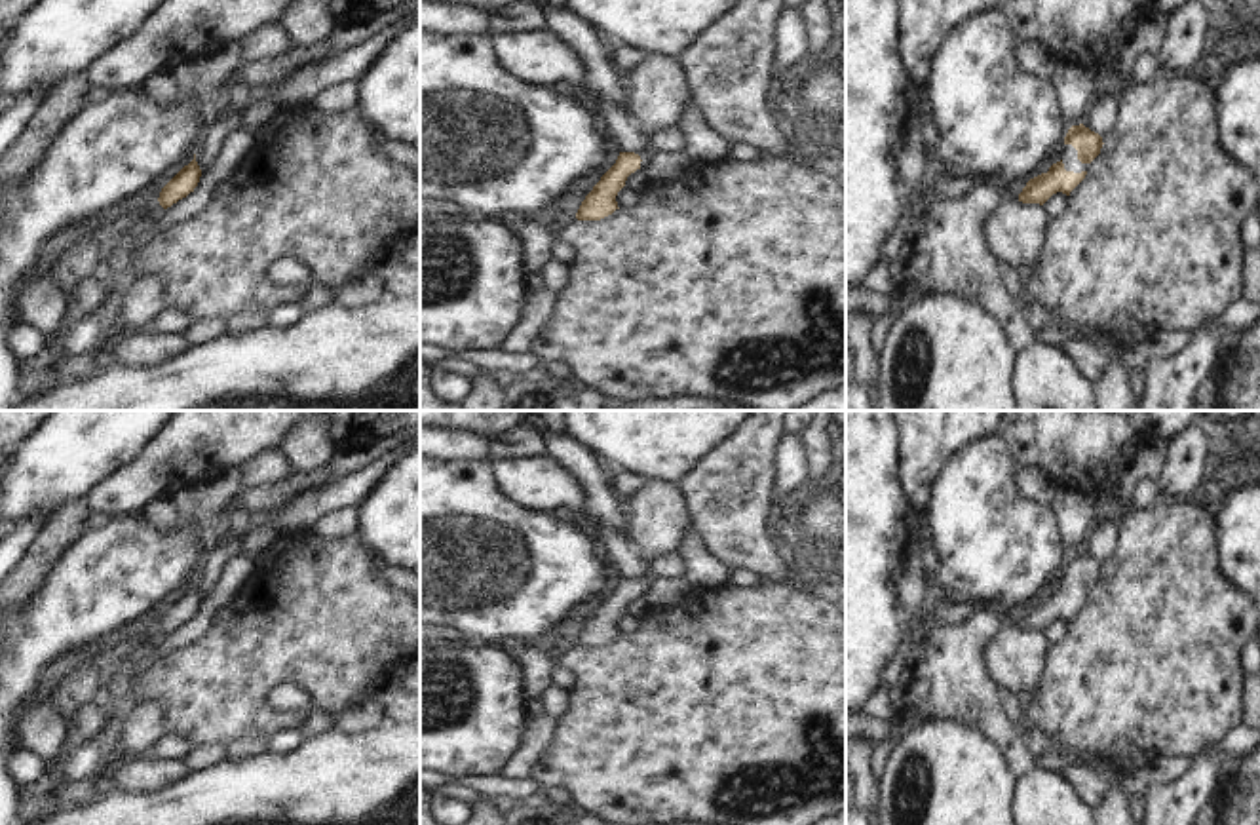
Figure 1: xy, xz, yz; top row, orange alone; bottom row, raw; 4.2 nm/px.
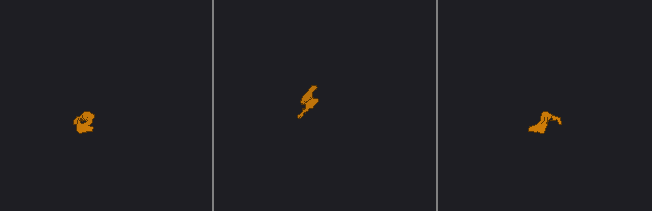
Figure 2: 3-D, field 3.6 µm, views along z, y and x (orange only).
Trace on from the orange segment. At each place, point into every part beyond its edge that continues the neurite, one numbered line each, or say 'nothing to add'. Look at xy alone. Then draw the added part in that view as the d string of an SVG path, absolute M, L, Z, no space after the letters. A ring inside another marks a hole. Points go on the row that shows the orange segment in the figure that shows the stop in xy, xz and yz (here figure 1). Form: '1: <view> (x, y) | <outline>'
nothing to add

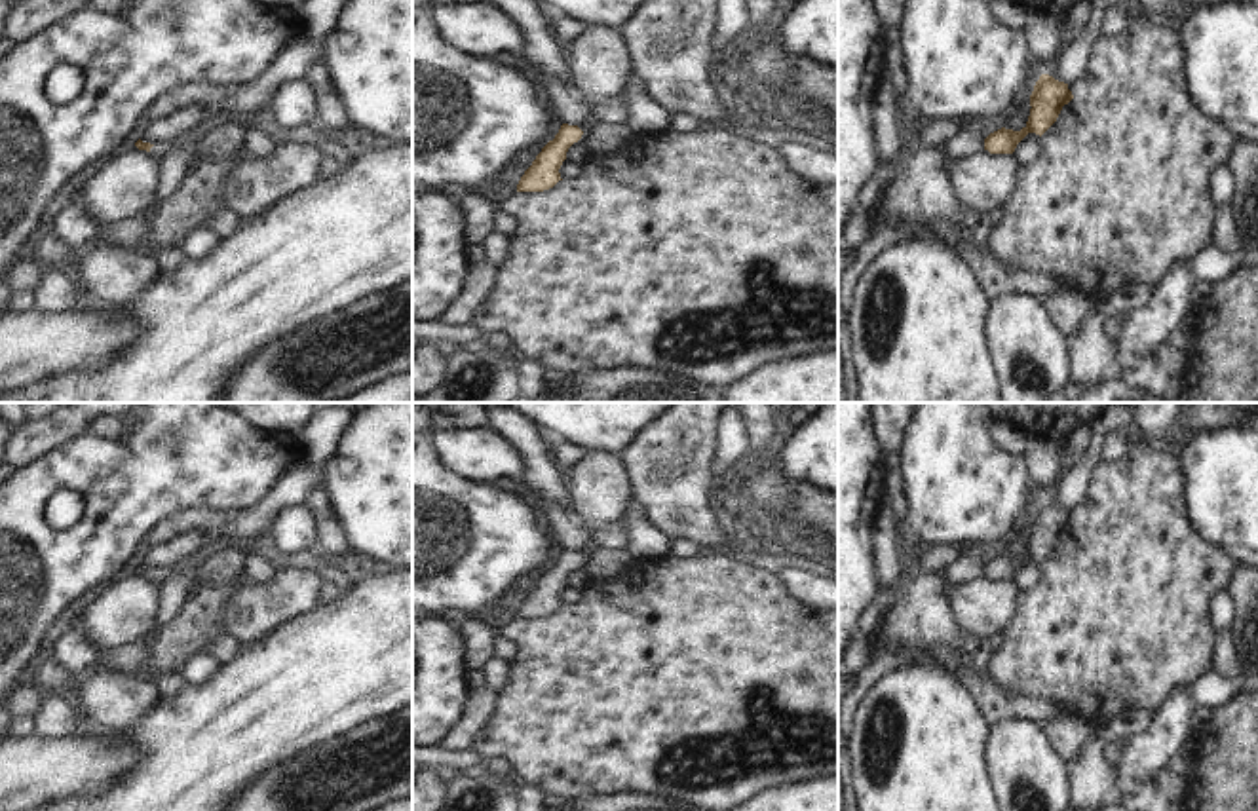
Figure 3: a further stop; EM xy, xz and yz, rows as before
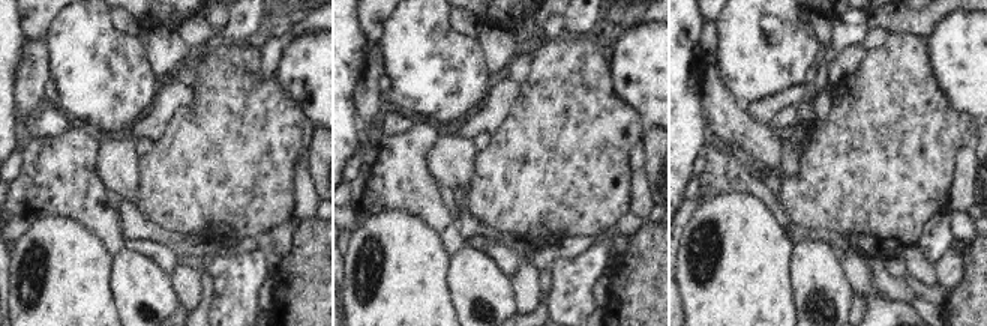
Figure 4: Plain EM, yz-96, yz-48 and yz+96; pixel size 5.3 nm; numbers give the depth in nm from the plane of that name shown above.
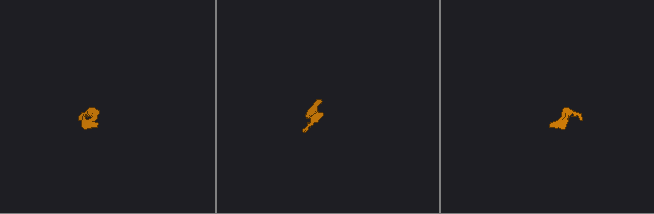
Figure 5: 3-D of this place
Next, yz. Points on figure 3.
nothing to add

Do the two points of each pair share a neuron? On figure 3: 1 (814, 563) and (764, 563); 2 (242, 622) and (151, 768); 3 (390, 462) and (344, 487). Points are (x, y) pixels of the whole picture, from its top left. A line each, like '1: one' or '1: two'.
1: one
2: two
3: one

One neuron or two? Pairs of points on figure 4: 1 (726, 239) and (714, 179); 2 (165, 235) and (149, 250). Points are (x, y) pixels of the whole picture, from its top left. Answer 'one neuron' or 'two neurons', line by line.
1: two neurons
2: two neurons

